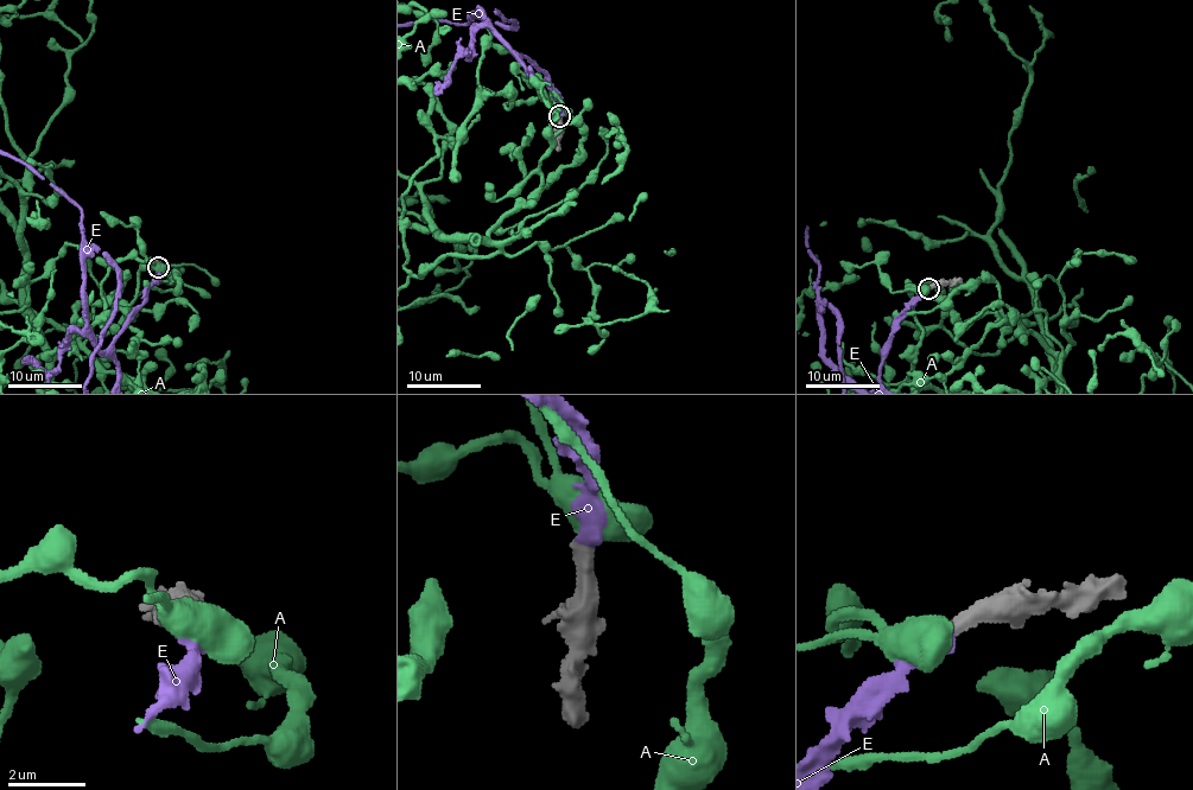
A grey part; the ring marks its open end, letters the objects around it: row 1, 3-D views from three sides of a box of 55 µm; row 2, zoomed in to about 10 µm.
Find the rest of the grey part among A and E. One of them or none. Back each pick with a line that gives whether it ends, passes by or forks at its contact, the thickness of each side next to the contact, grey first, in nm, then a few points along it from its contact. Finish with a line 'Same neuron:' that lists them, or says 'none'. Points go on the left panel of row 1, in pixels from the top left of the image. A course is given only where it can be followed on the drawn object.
E: it ends; calibres 400 and 320 nm
Same neuron: E

